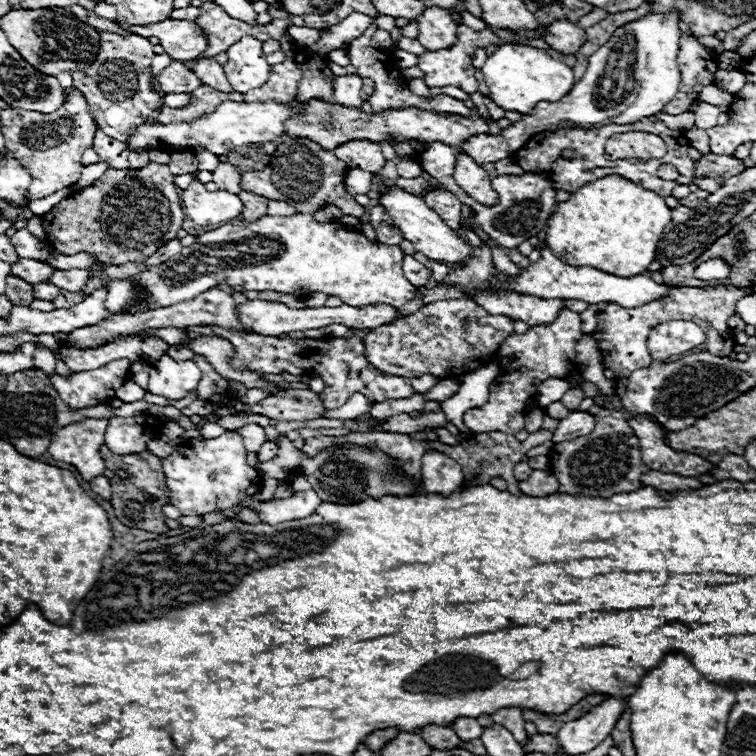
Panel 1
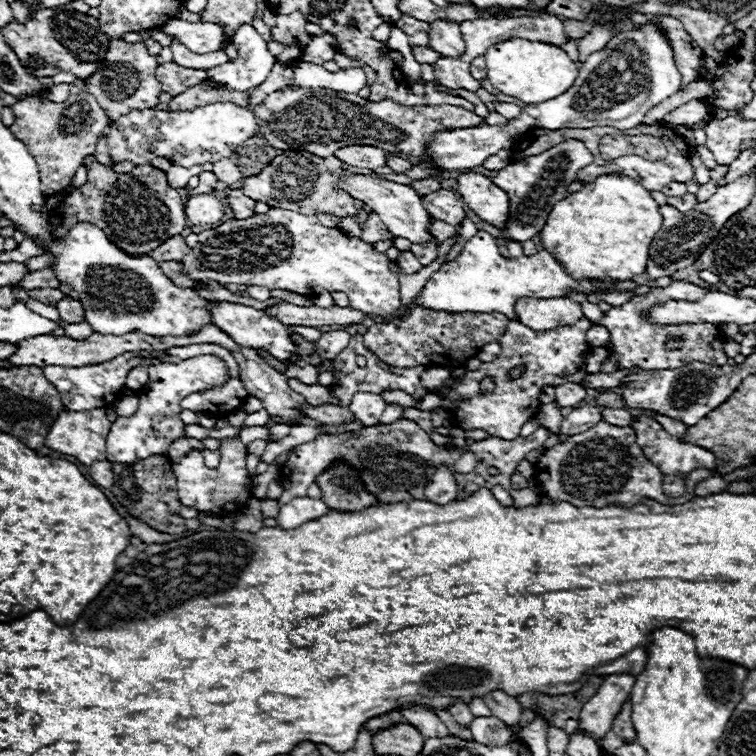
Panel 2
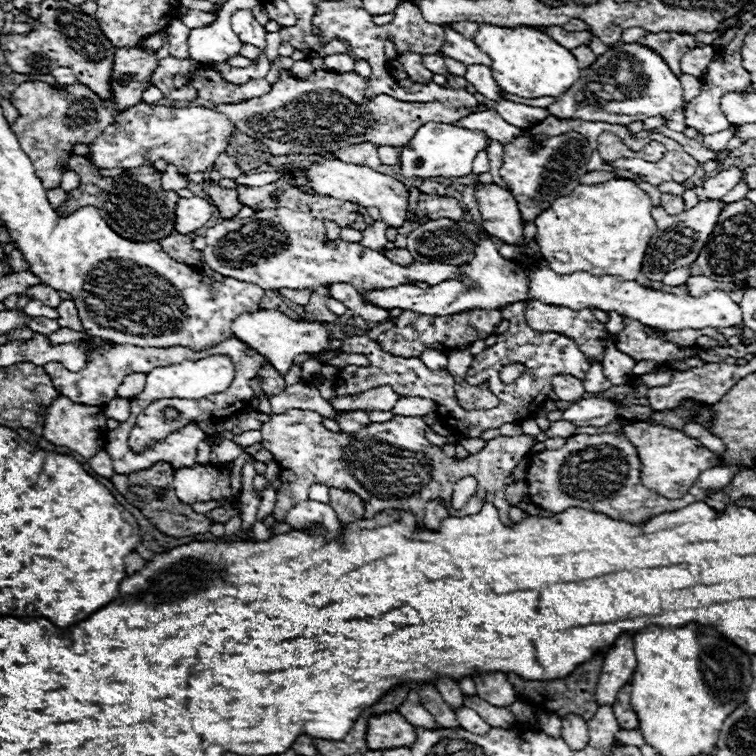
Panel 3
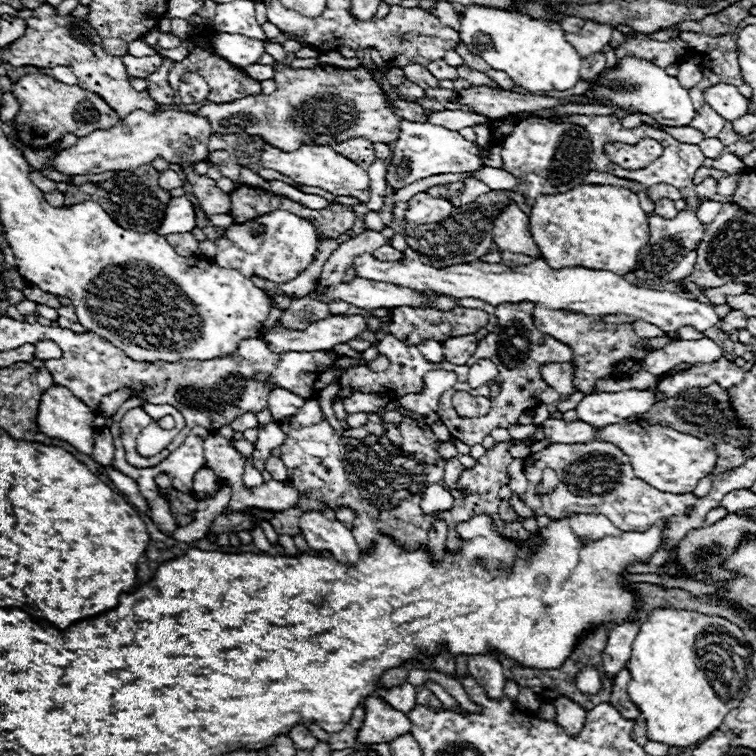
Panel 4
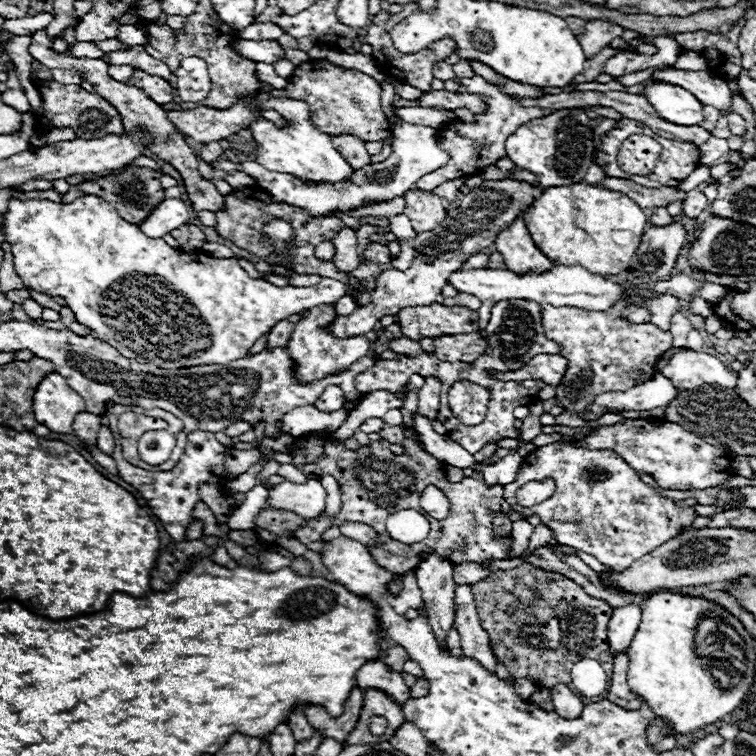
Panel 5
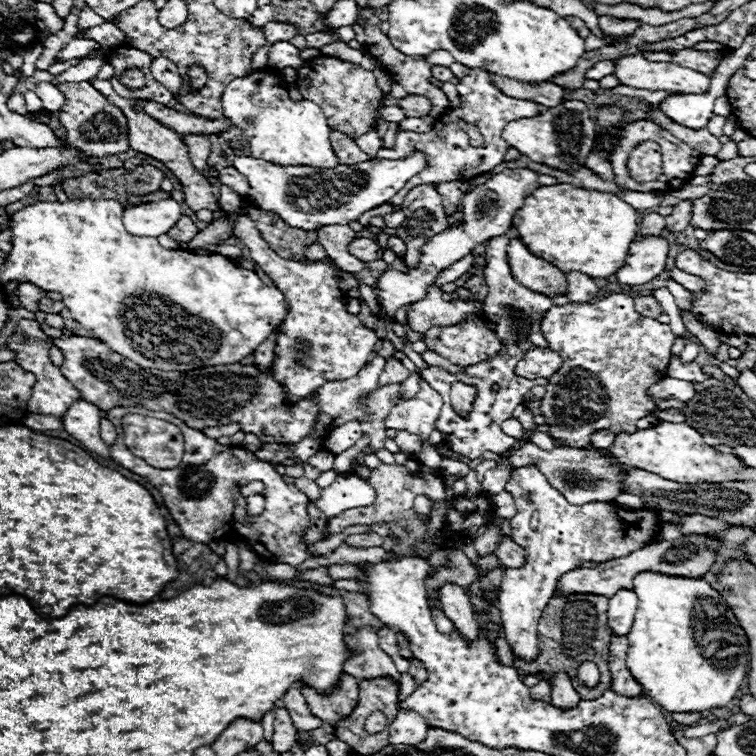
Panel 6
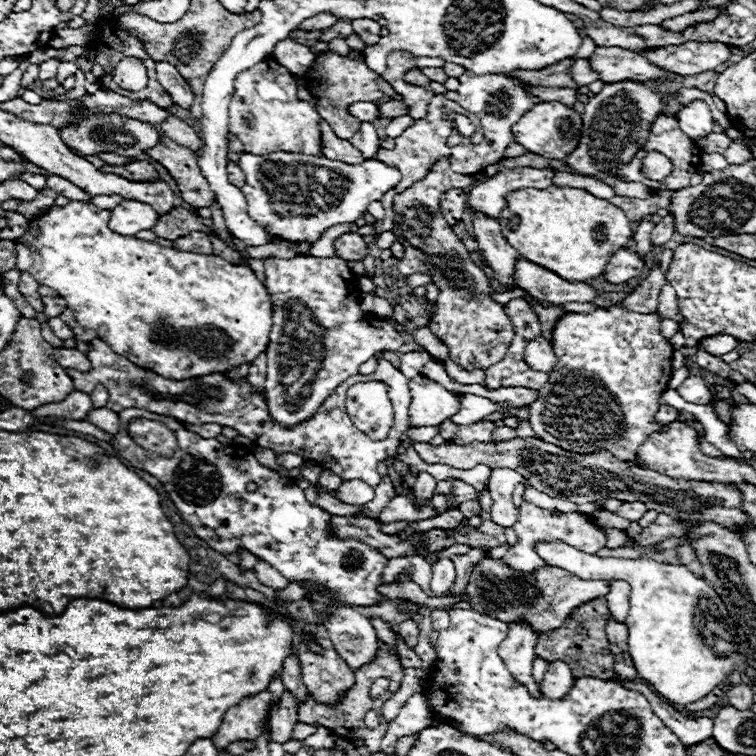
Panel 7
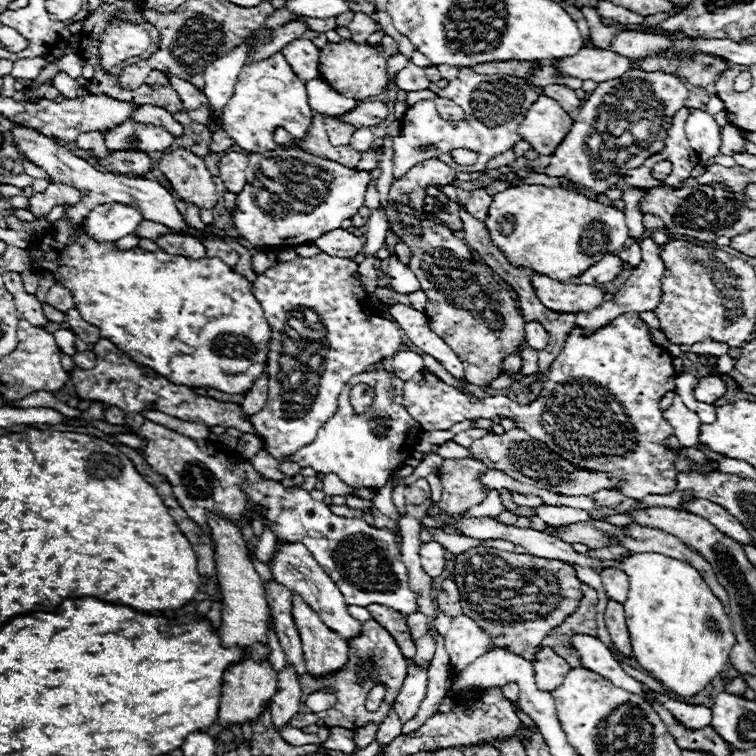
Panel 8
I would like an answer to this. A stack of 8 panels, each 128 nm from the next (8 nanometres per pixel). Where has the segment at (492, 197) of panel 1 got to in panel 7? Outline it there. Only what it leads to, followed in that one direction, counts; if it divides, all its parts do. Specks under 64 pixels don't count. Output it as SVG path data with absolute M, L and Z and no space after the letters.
M520 256L516 260L516 280L518 286L530 292L532 298L542 300L550 306L564 306L568 302L592 302L598 296L596 288L584 282L562 280L558 274L530 264Z

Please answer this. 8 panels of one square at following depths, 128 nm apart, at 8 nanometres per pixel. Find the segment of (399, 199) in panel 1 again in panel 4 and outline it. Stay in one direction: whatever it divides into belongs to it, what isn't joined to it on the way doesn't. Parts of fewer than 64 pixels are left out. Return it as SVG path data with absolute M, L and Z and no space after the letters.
M264 144L262 150L262 160L260 160L262 168L270 168L276 170L280 174L290 176L292 180L306 184L306 186L320 186L336 196L352 196L362 200L364 204L368 202L368 174L366 170L362 170L358 164L354 164L352 160L344 158L342 154L334 152L332 146L322 146L322 144L300 144L298 150L292 152L284 152L278 148L272 148L270 144Z

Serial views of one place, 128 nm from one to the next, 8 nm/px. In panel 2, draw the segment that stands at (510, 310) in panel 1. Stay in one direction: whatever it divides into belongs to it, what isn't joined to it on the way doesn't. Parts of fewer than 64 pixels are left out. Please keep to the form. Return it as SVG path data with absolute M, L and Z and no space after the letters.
M528 298L516 302L516 316L520 322L532 330L552 330L556 326L572 326L584 318L580 304L568 298L540 300Z

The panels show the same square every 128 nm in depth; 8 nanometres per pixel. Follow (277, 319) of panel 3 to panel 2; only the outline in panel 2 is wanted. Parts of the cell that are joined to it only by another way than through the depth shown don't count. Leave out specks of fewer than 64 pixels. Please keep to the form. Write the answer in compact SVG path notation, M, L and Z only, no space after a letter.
M222 302L220 306L216 306L212 310L212 316L214 316L214 324L220 326L220 330L228 332L228 336L232 336L238 344L244 344L248 348L264 348L264 352L278 358L284 366L298 362L296 360L296 344L290 338L292 330L284 328L284 324L280 324L280 320L268 316L264 310L254 310L254 308L244 306L244 304Z

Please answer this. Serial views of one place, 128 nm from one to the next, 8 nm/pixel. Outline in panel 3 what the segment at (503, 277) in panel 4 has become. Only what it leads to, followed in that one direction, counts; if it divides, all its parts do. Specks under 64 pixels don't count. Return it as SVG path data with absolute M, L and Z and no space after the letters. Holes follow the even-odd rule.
M288 208L258 210L240 222L222 220L220 224L208 228L204 238L208 246L202 252L202 258L212 270L220 272L222 276L258 284L264 290L316 290L324 284L348 282L358 292L364 292L370 288L394 288L416 282L436 286L444 280L462 278L460 266L432 262L412 262L410 266L398 266L386 260L386 256L380 252L364 248L358 242L326 242L326 228L318 218ZM548 266L536 268L528 278L528 296L530 300L540 300L552 306L566 306L572 310L598 308L604 312L616 312L620 316L642 322L644 326L660 328L660 330L684 330L684 328L726 328L742 322L742 308L736 306L728 294L714 290L700 298L694 296L678 296L670 292L660 292L652 288L644 288L634 280L622 280L620 276L594 276L588 272L574 272L566 276L554 274Z

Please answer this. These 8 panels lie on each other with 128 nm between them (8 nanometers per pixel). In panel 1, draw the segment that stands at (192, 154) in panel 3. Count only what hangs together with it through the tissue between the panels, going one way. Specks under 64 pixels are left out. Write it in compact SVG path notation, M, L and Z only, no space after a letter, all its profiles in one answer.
M224 102L220 104L212 114L204 114L192 122L182 122L182 124L160 124L156 120L144 122L136 126L134 134L126 142L126 146L134 152L152 152L152 150L166 150L166 152L196 152L198 148L204 148L212 152L214 156L228 156L234 152L238 146L244 144L260 144L268 140L276 140L282 132L284 126L282 122L290 118L294 112L292 102Z

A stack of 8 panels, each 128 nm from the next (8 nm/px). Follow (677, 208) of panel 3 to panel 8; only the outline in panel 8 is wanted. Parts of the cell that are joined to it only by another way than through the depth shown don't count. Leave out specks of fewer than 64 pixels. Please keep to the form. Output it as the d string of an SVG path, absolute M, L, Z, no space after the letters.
M630 244L630 246L622 248L622 250L618 252L618 256L620 256L620 260L624 260L624 268L622 268L622 270L632 270L632 268L636 268L636 266L640 264L640 260L642 260L642 256L640 256L640 246L638 246L638 244Z

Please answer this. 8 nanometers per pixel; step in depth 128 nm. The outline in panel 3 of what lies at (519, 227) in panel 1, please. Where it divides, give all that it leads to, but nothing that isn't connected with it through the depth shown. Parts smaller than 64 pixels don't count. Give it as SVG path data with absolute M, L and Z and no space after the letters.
M522 130L518 138L514 138L510 144L504 144L504 158L499 173L504 182L510 184L510 192L520 204L524 220L534 220L544 208L548 208L548 204L560 196L568 196L568 192L580 184L580 178L588 172L586 164L592 156L592 148L586 136L580 136L578 132L540 138L536 144L532 142L530 134L524 132L528 130Z

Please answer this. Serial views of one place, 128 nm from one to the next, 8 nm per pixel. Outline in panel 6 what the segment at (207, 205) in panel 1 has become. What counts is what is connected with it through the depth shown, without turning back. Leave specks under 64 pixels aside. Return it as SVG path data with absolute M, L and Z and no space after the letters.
M166 198L160 202L130 206L124 210L124 228L134 236L160 236L166 234L182 216L182 208L176 200Z

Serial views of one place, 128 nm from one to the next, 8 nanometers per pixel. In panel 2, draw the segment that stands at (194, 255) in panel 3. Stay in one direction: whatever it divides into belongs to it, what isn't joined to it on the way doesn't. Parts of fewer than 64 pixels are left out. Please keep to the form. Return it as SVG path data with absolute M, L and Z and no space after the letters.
M172 236L172 240L166 240L164 244L160 244L160 248L156 248L152 252L152 258L156 258L158 262L168 262L168 260L180 260L184 258L188 252L192 252L182 236Z

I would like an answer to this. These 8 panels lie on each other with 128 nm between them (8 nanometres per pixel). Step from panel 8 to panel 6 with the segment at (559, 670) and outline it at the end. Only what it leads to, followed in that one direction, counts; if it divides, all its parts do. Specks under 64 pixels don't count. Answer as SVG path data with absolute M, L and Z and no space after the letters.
M558 672L556 676L552 676L548 680L552 692L550 692L550 698L552 698L552 704L558 706L558 708L572 708L578 704L580 696L578 692L574 690L572 686L572 680L566 676L566 672Z

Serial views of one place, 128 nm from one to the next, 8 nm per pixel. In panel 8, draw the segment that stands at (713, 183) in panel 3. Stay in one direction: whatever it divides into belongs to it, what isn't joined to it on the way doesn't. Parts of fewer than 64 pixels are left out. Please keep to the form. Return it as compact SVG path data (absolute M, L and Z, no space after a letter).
M644 238L640 246L642 246L642 262L632 270L630 278L622 284L620 292L614 294L614 300L604 302L600 308L596 308L596 310L592 310L588 314L580 312L580 316L576 316L576 326L584 328L584 334L596 332L596 328L602 328L604 324L610 324L620 314L626 314L626 312L650 312L652 308L658 306L660 294L662 294L660 292L660 278L664 274L664 264L662 264L662 260L658 256L658 244L656 242L652 242L650 238Z

